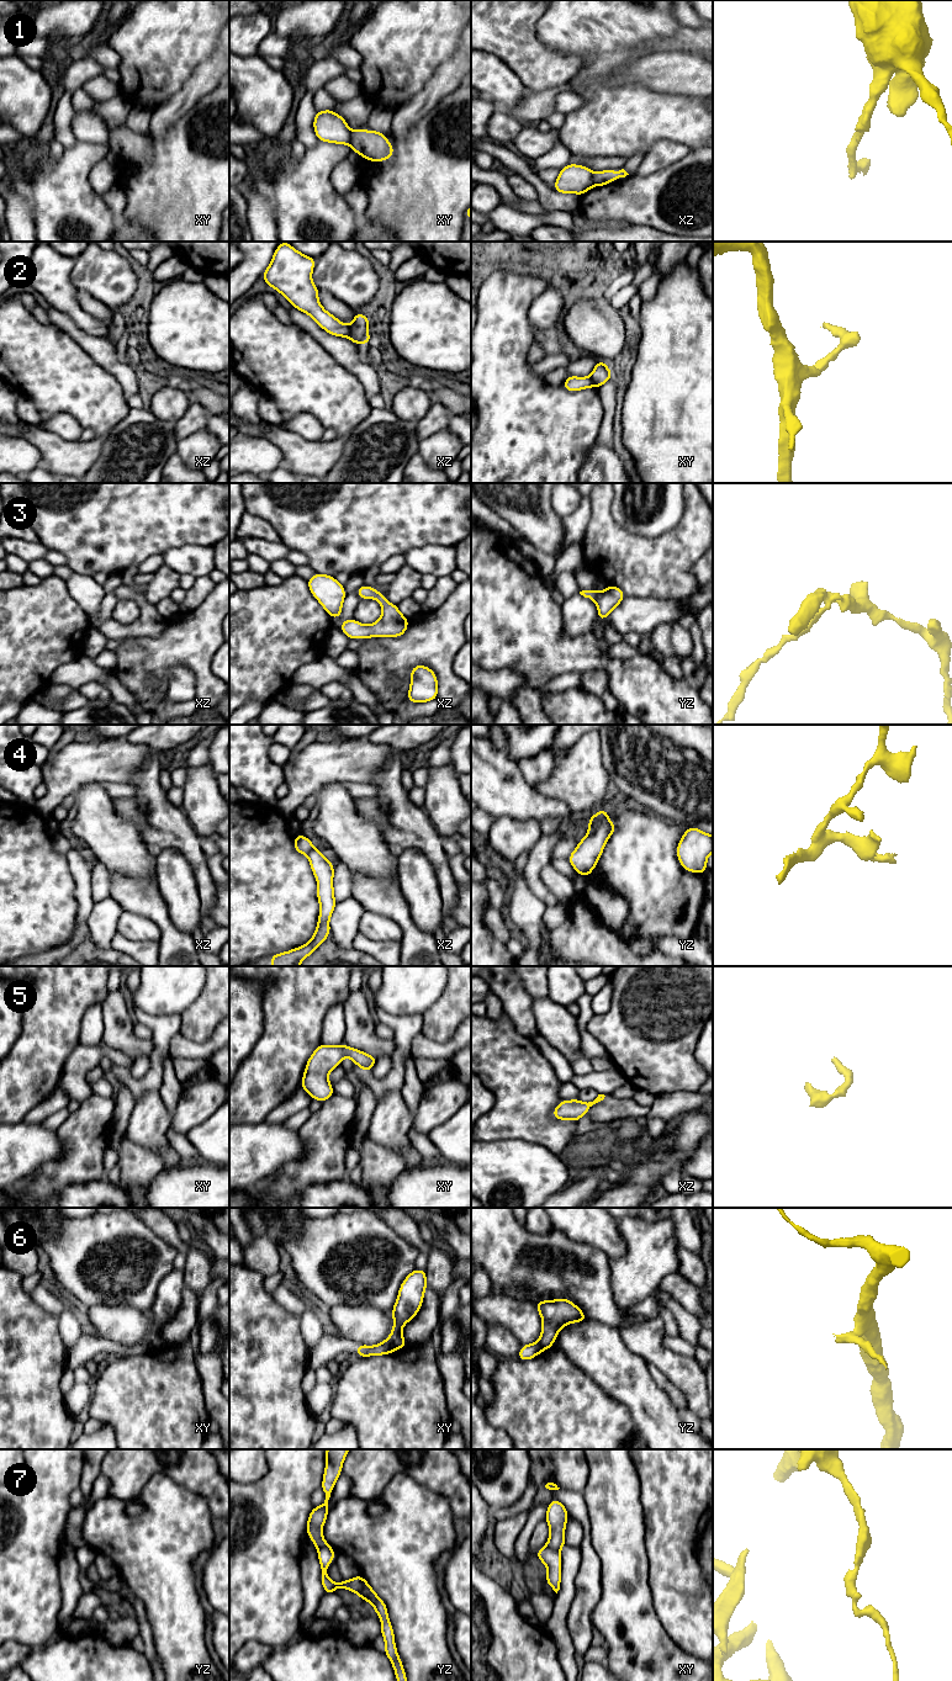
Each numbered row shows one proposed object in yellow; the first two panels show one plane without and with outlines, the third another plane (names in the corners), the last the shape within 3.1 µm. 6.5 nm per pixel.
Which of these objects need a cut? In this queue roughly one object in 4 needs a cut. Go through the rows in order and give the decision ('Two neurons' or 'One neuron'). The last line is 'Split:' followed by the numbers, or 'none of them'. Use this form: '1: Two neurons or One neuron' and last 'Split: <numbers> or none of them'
1: Two neurons
2: Two neurons
3: One neuron
4: Two neurons
5: One neuron
6: Two neurons
7: Two neurons
Split: 1, 2, 4, 6, 7

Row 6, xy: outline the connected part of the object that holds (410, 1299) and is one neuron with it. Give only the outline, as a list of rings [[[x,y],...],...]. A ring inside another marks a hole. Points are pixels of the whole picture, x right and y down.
[[[413,1269],[402,1282],[397,1300],[391,1311],[395,1325],[390,1333],[390,1341],[400,1349],[407,1346],[401,1329],[411,1321],[421,1310],[427,1289],[427,1274],[424,1269]]]

